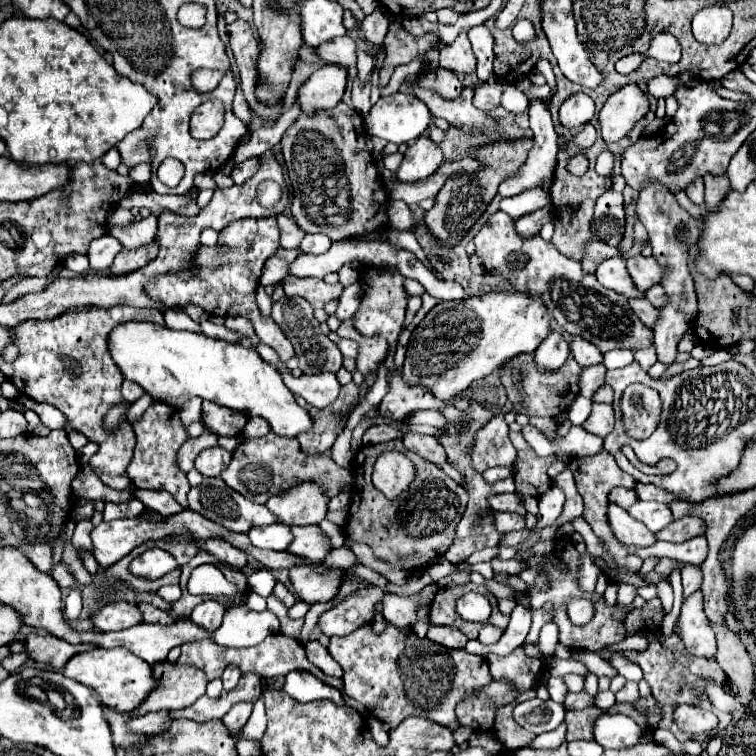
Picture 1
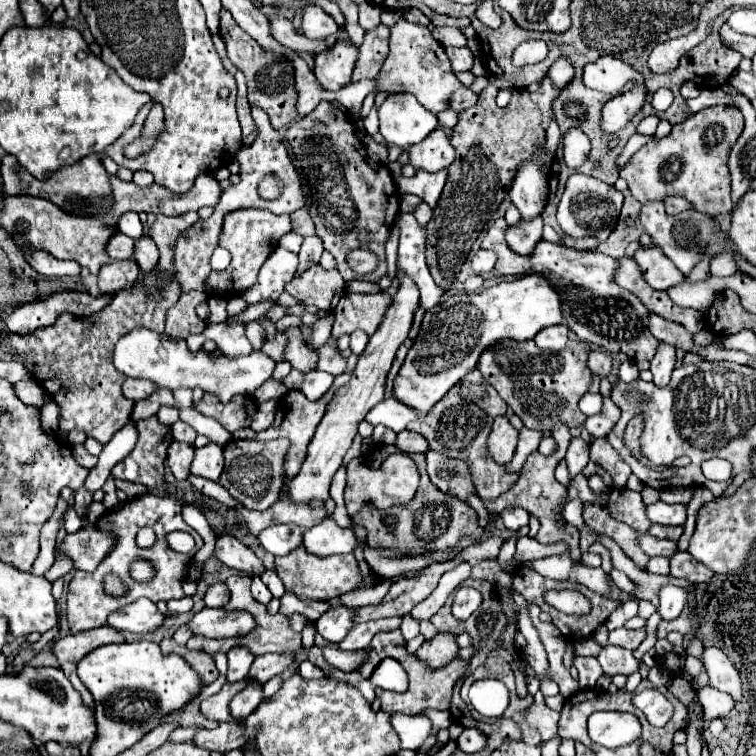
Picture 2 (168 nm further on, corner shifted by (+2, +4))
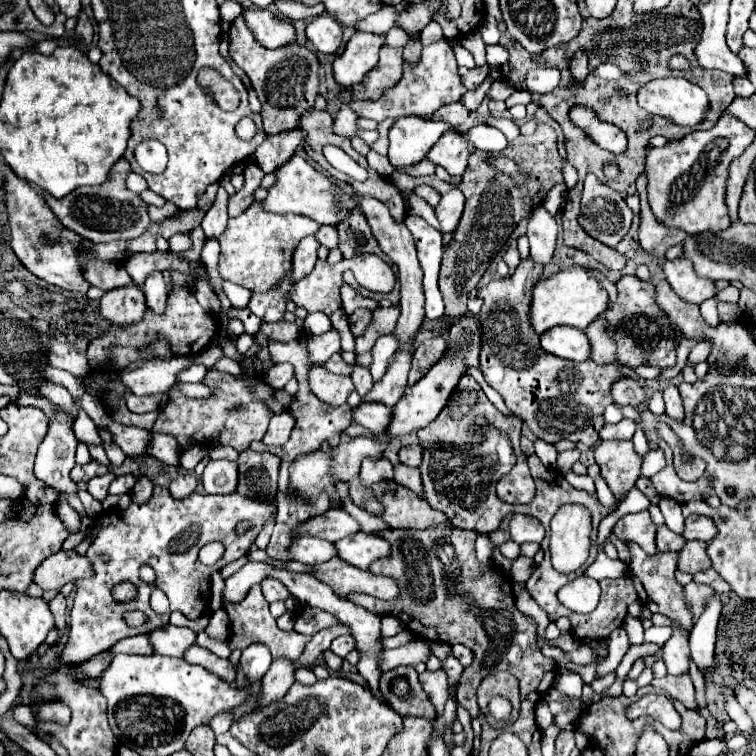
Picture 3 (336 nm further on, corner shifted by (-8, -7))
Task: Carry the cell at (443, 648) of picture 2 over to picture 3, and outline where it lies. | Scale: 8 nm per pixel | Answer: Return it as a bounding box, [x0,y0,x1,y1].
[419,670,449,716]

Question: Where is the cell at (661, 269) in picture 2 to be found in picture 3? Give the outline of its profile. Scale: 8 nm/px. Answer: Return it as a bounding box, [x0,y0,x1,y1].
[665,256,717,304]

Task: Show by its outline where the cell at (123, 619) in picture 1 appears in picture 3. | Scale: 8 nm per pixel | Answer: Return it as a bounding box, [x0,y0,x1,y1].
[149,624,197,658]

